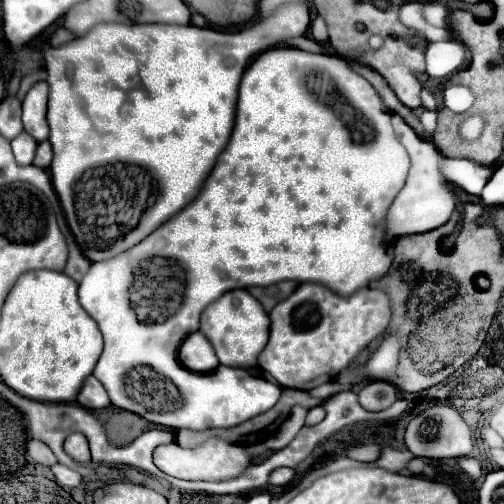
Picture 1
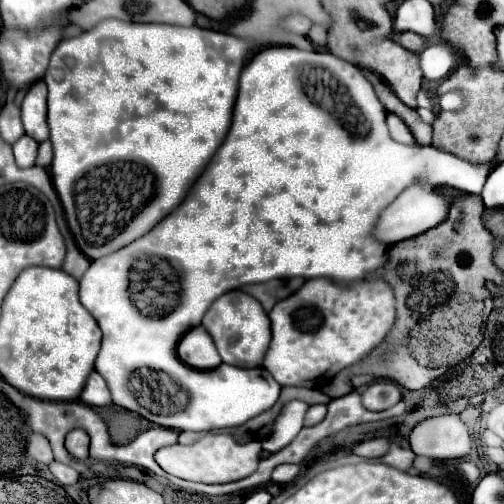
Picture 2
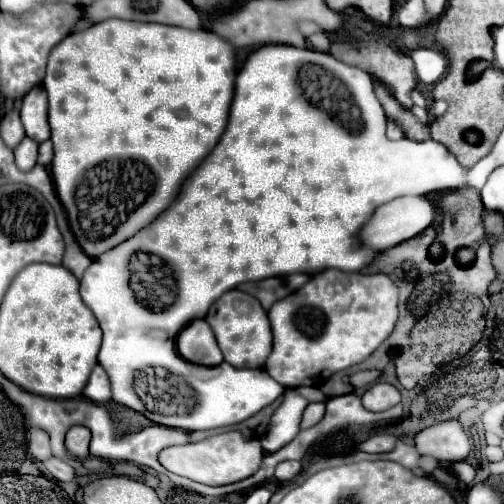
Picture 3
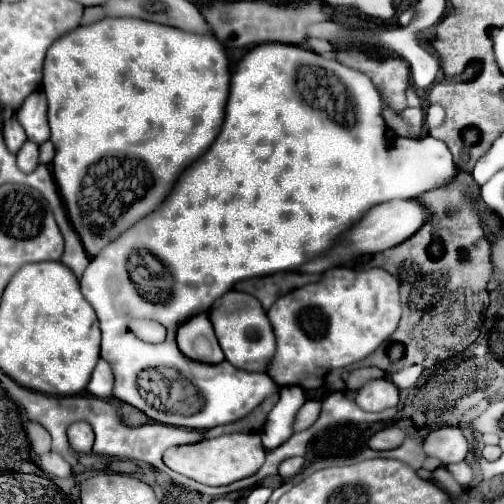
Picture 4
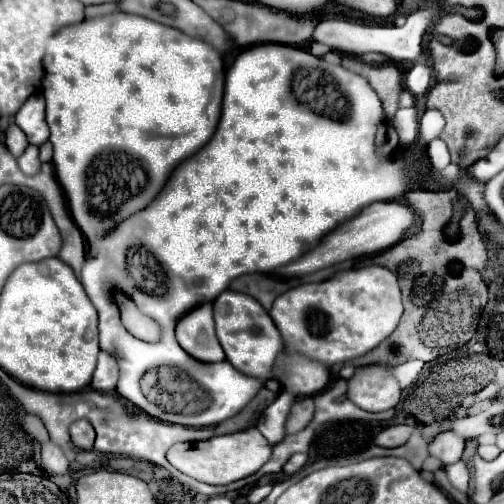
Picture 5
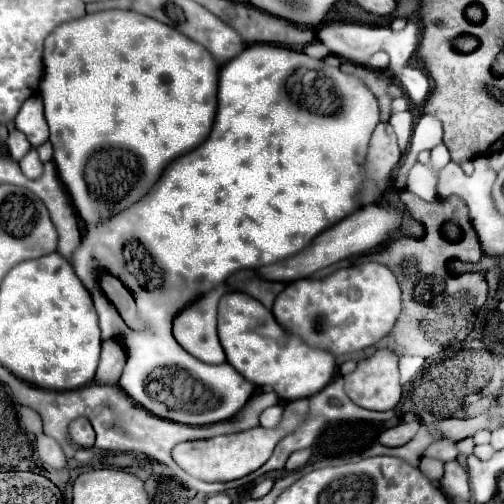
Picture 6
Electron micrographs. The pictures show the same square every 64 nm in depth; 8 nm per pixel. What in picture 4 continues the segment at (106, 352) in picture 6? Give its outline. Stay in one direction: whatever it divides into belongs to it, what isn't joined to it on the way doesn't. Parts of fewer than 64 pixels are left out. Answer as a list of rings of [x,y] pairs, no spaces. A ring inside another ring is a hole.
[[[98,360],[94,372],[92,372],[92,378],[88,382],[88,388],[86,392],[96,396],[96,398],[110,398],[112,396],[112,386],[114,386],[114,376],[112,376],[112,370],[108,366],[108,362],[104,360]]]

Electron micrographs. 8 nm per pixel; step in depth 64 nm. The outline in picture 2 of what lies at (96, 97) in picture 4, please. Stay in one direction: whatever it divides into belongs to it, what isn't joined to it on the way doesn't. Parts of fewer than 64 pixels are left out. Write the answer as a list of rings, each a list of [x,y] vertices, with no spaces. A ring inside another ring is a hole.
[[[104,20],[96,24],[96,28],[82,32],[76,38],[62,40],[50,56],[50,66],[46,70],[44,82],[48,84],[48,126],[50,126],[50,142],[54,146],[54,160],[50,166],[54,188],[62,198],[62,206],[72,208],[82,238],[78,238],[80,250],[90,258],[98,260],[120,248],[128,246],[130,242],[148,234],[166,214],[170,214],[178,204],[188,196],[192,184],[198,180],[202,170],[208,166],[216,150],[222,146],[224,136],[230,130],[232,122],[232,108],[238,94],[238,78],[244,66],[244,58],[250,50],[254,50],[258,42],[244,40],[232,34],[204,30],[198,26],[170,26],[170,24],[128,24],[122,20]]]

